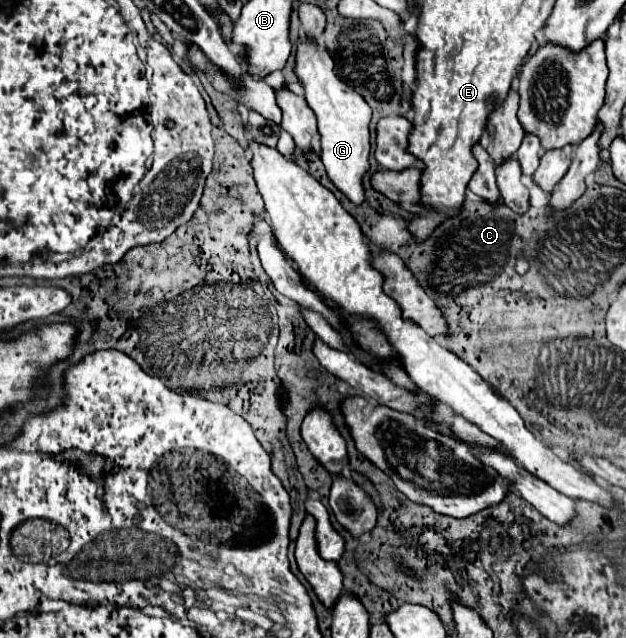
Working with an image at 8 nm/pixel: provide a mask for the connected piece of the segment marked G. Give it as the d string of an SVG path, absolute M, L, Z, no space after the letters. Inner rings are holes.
M312 38L298 40L294 72L306 92L306 102L310 104L310 108L318 118L318 132L322 136L322 162L326 166L330 180L354 204L360 204L364 200L362 176L368 170L368 154L370 154L368 122L372 110L358 92L354 92L334 74L334 62L328 50L318 46Z

